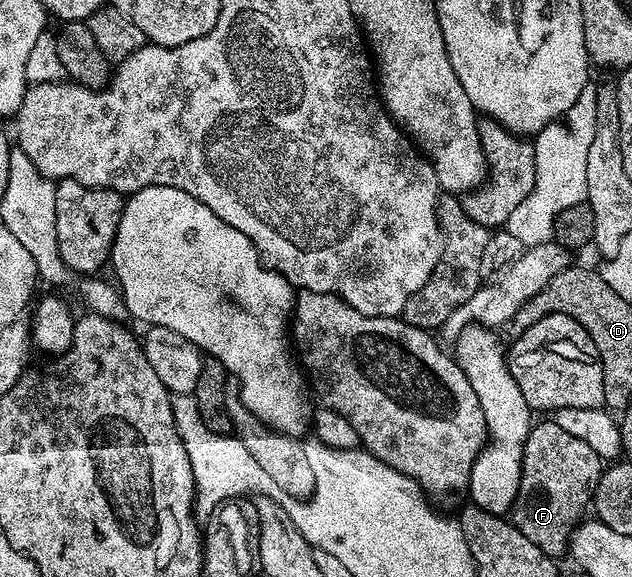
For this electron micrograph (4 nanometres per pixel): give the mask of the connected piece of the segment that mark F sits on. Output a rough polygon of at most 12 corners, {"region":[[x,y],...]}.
{"region":[[553,421],[523,443],[509,518],[546,555],[568,550],[601,478]]}

